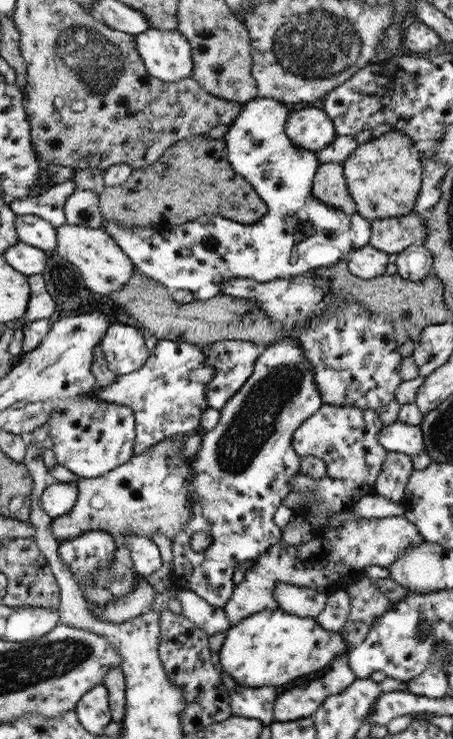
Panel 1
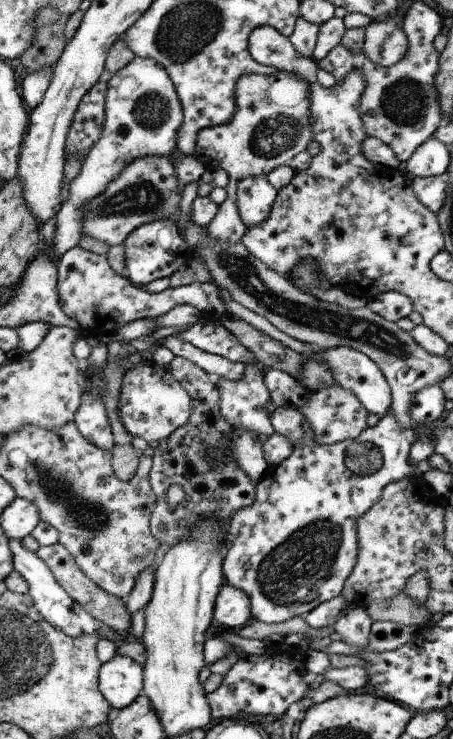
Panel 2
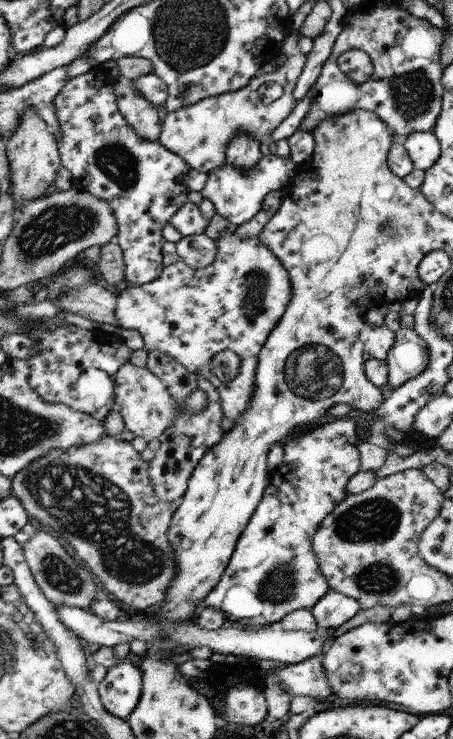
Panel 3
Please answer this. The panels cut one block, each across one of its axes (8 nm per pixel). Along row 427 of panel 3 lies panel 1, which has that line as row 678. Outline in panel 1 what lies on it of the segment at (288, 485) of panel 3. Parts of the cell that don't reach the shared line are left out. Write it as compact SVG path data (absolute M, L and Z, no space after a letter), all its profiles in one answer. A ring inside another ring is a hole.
M348 652L330 664L330 668L304 685L281 690L274 718L276 722L292 722L313 715L330 695L340 693L350 686L353 675L348 666Z

